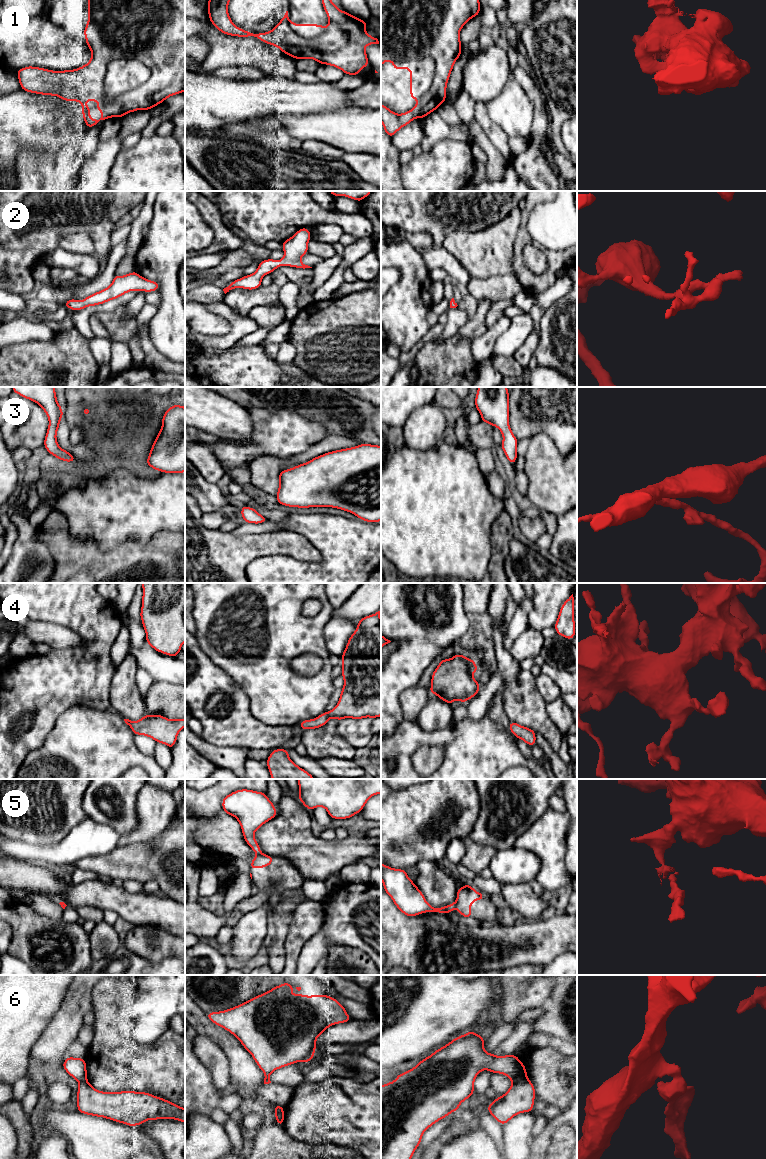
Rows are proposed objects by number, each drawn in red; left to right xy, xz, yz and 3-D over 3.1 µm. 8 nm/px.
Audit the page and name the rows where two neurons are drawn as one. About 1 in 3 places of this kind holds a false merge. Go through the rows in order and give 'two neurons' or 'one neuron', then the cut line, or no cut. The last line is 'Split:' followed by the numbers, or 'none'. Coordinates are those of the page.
1: two neurons | xy (150, 69), (150, 76), (141, 85), (120, 93), (106, 104)
2: one neuron | no cut
3: one neuron | no cut
4: one neuron | no cut
5: two neurons | yz (453, 903), (455, 908)
6: two neurons | yz (527, 1077), (512, 1083)
Split: 1, 5, 6

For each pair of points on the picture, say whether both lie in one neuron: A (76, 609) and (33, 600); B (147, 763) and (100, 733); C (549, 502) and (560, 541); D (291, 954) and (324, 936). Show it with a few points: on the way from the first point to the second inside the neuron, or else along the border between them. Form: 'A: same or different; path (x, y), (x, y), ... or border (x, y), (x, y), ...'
A: same; path (65, 600), (44, 600)
B: same; path (135, 758), (120, 753), (112, 745)
C: different; border (566, 512), (557, 517)
D: different; border (317, 932), (303, 945), (296, 964)

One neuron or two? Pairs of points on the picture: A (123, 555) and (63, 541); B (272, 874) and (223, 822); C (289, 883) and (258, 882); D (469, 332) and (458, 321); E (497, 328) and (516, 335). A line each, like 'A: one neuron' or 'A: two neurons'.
A: one neuron
B: one neuron
C: one neuron
D: two neurons
E: two neurons

